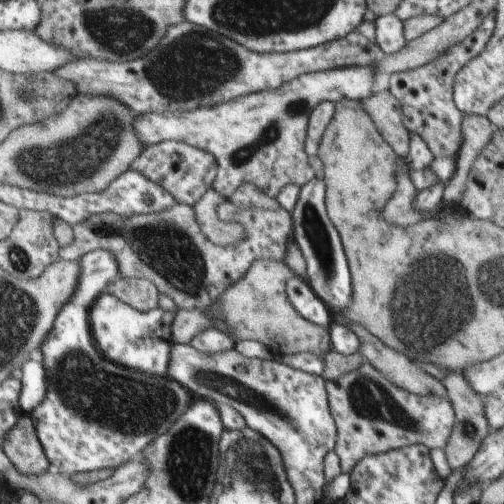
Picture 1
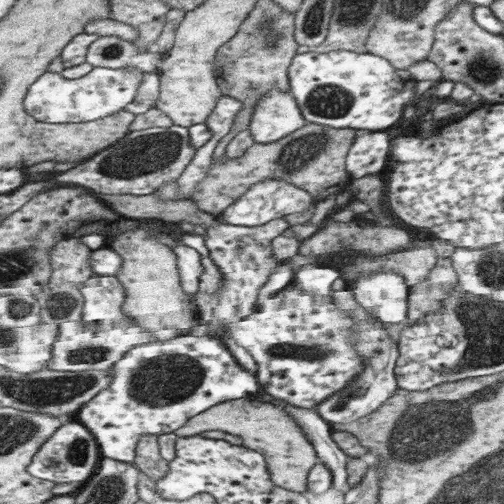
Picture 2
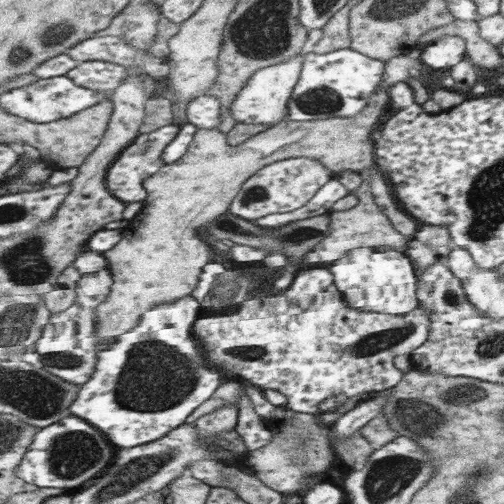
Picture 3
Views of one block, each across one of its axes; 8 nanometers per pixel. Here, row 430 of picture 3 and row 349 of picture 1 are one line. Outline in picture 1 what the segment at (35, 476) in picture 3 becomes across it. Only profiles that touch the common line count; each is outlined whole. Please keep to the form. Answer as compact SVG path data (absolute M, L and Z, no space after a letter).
M97 250L81 258L83 262L83 278L79 280L77 296L63 306L59 318L55 320L55 326L51 334L47 336L47 342L41 346L41 358L47 370L47 398L41 406L37 406L31 412L31 420L35 424L39 442L43 444L43 450L47 452L47 458L51 460L51 466L55 466L63 476L73 476L77 472L91 474L93 470L119 470L123 464L137 460L151 442L155 442L161 434L167 434L179 418L183 418L191 410L191 396L189 388L177 382L169 376L147 376L143 372L129 370L125 366L119 366L115 362L109 362L103 352L95 344L93 326L91 326L91 308L99 298L105 294L107 286L117 282L121 278L123 264L119 262L119 256L111 250Z

